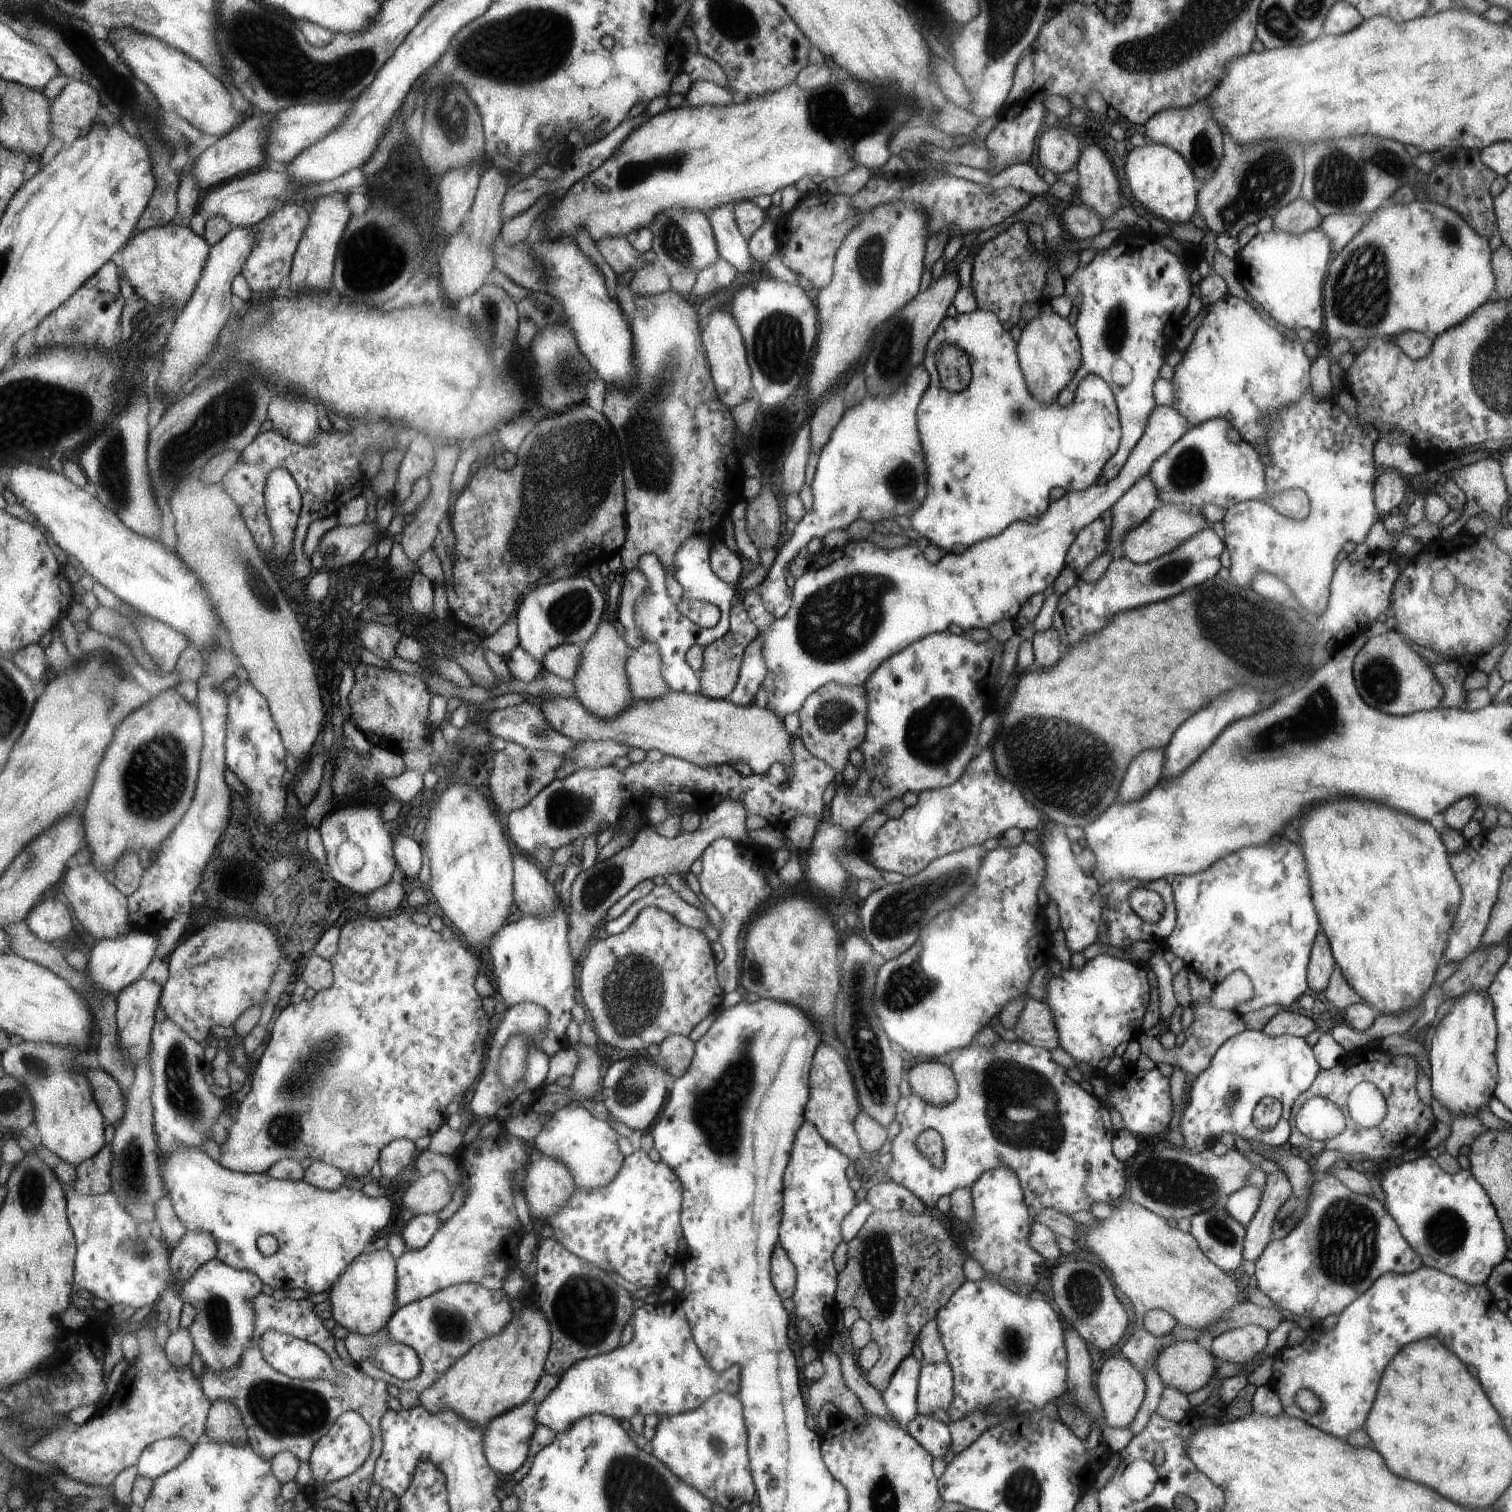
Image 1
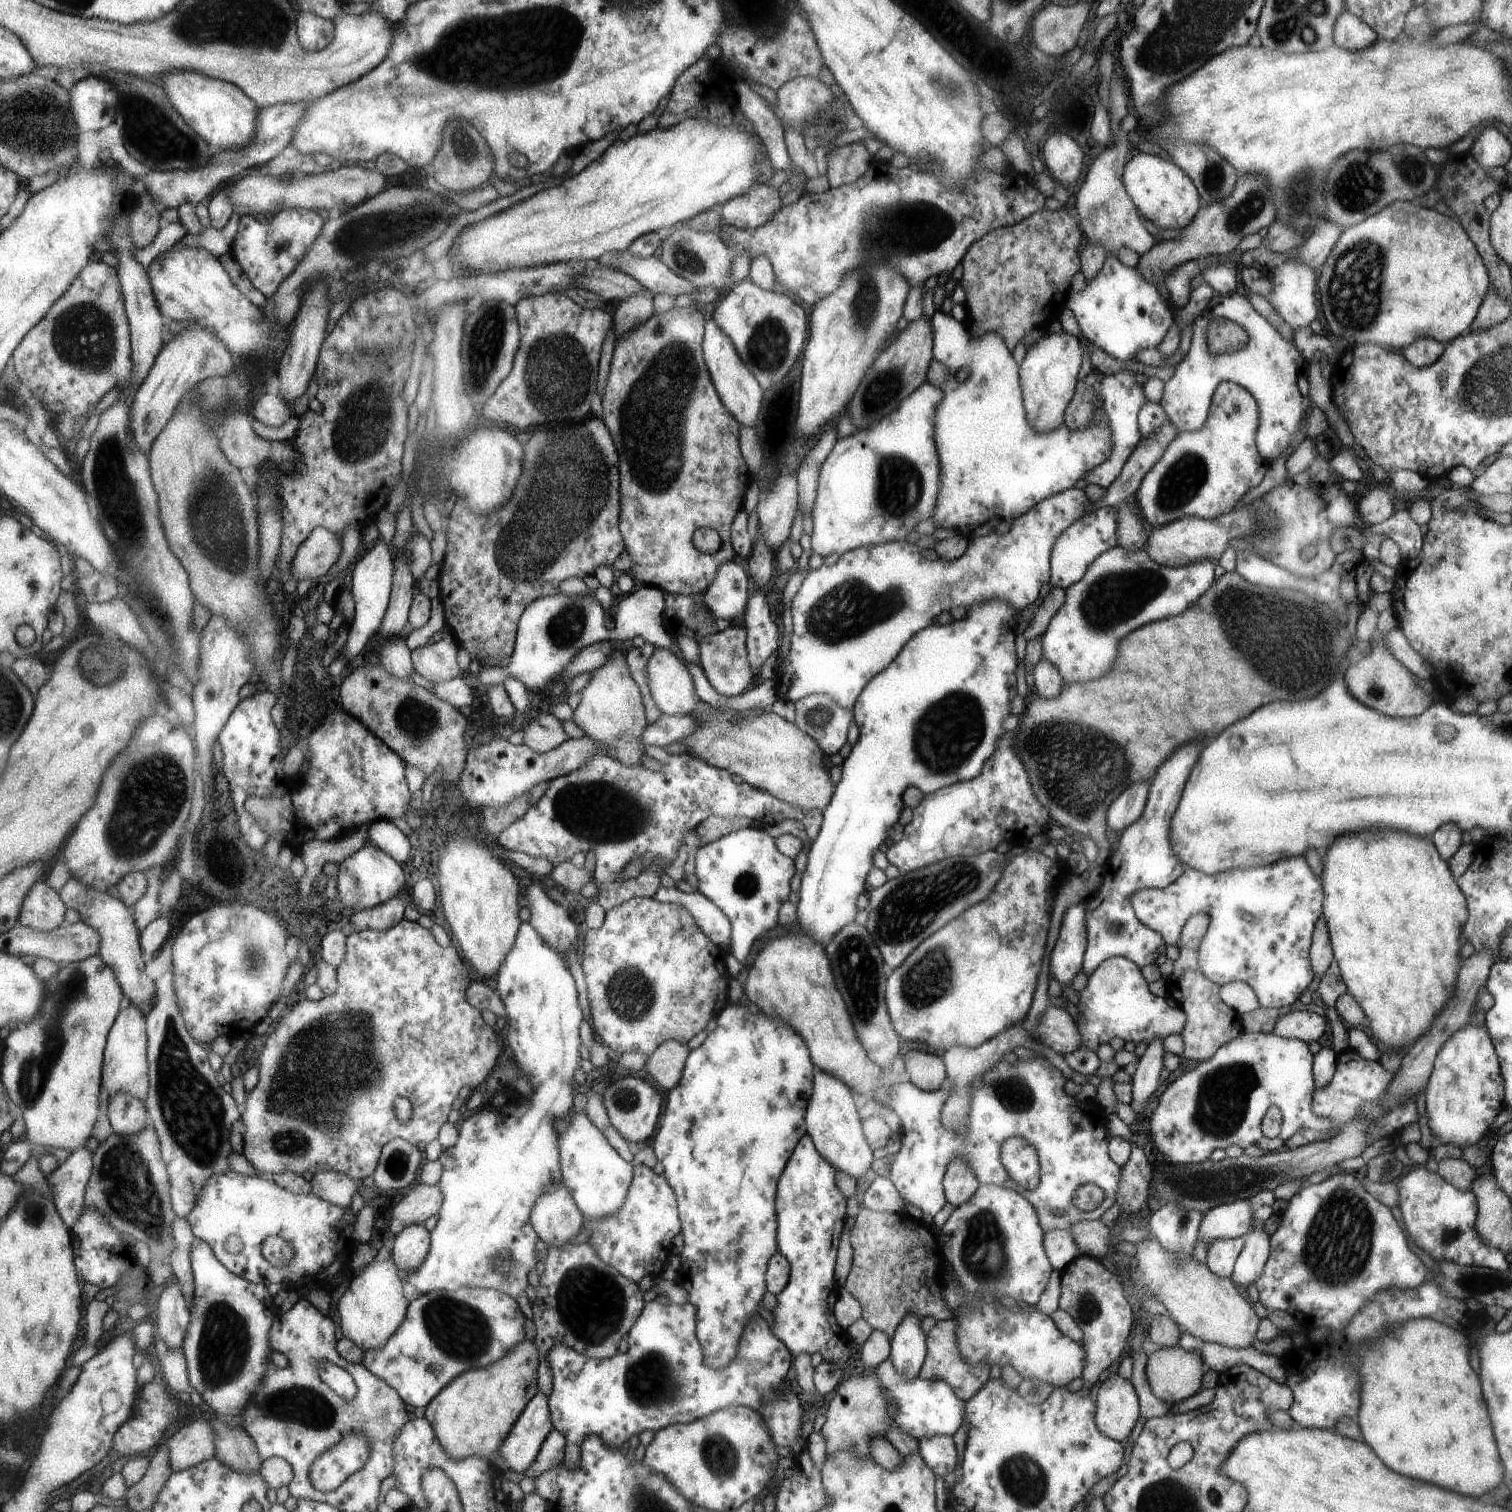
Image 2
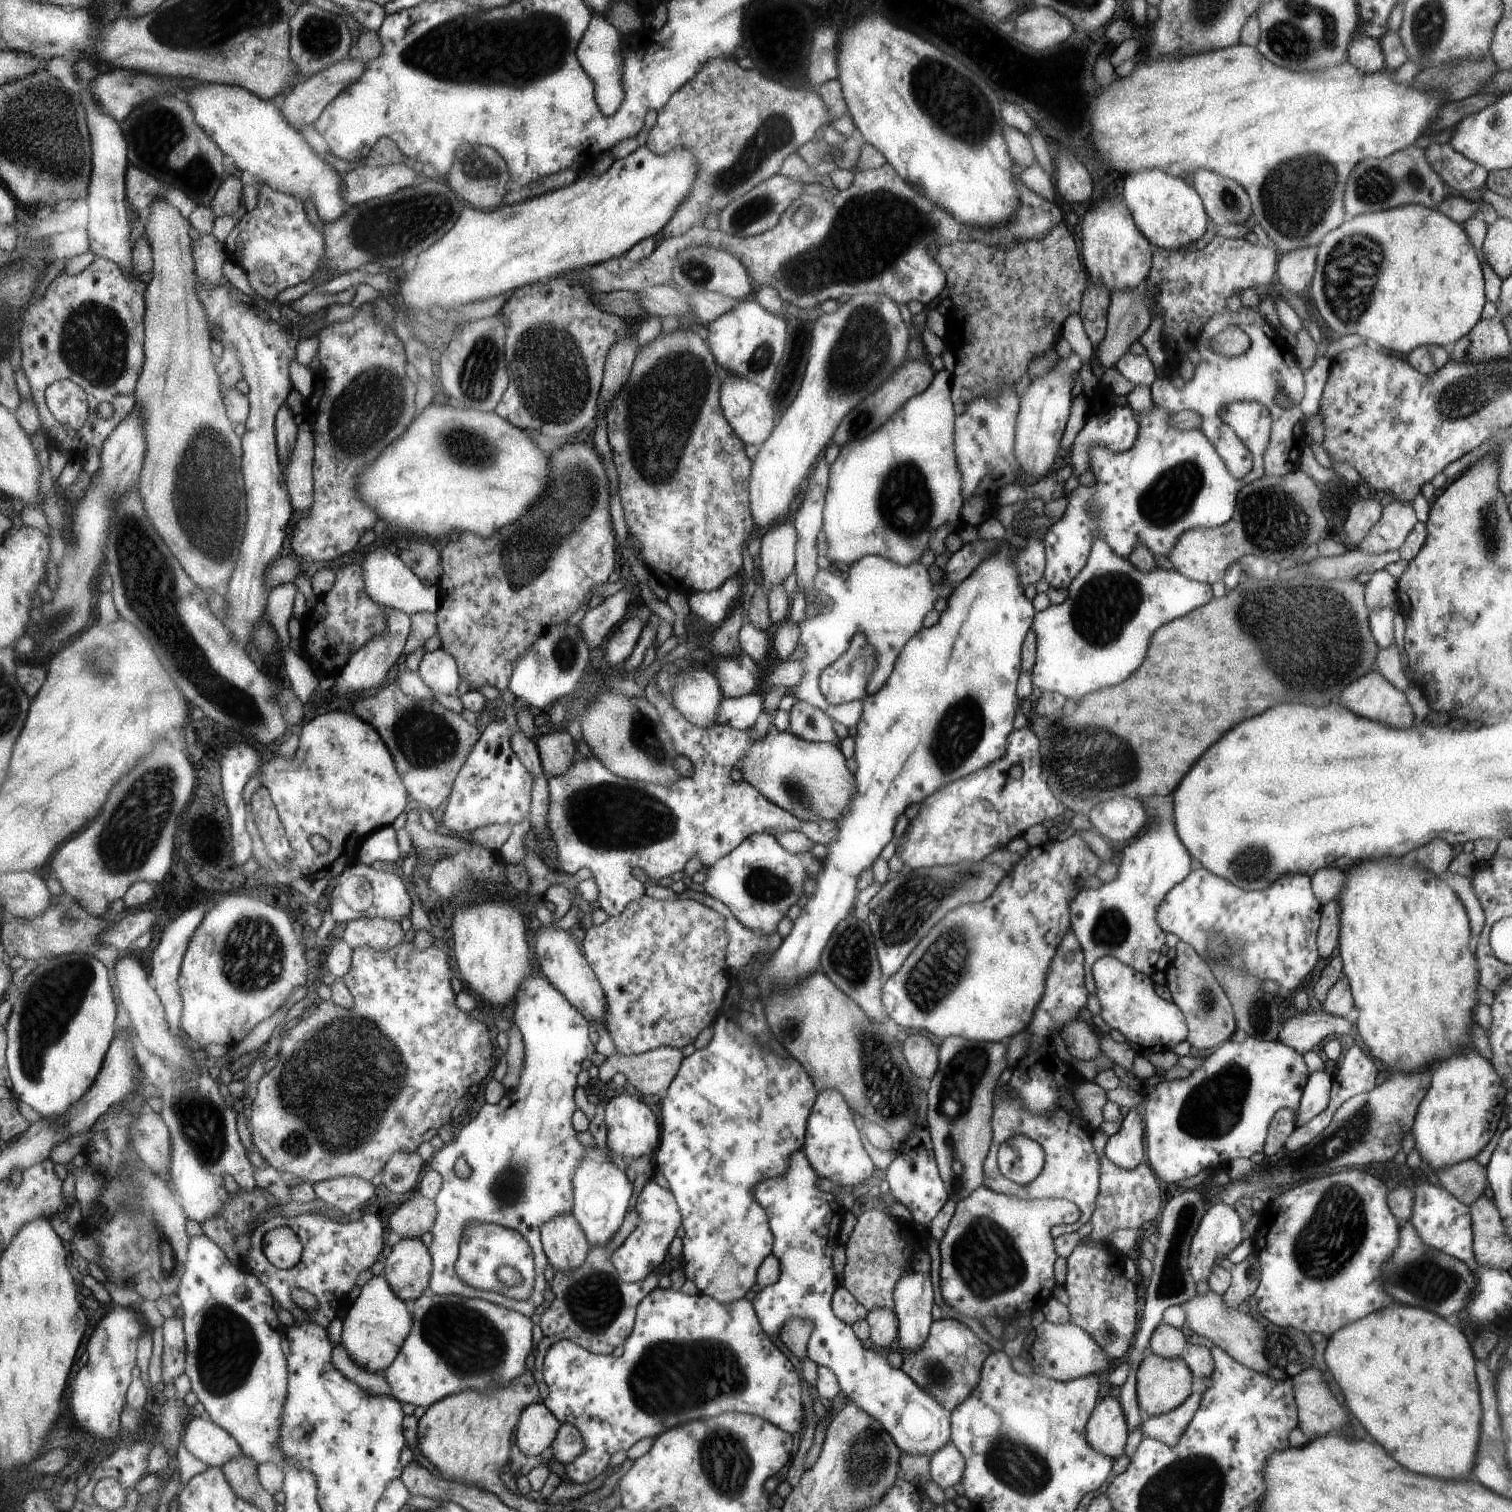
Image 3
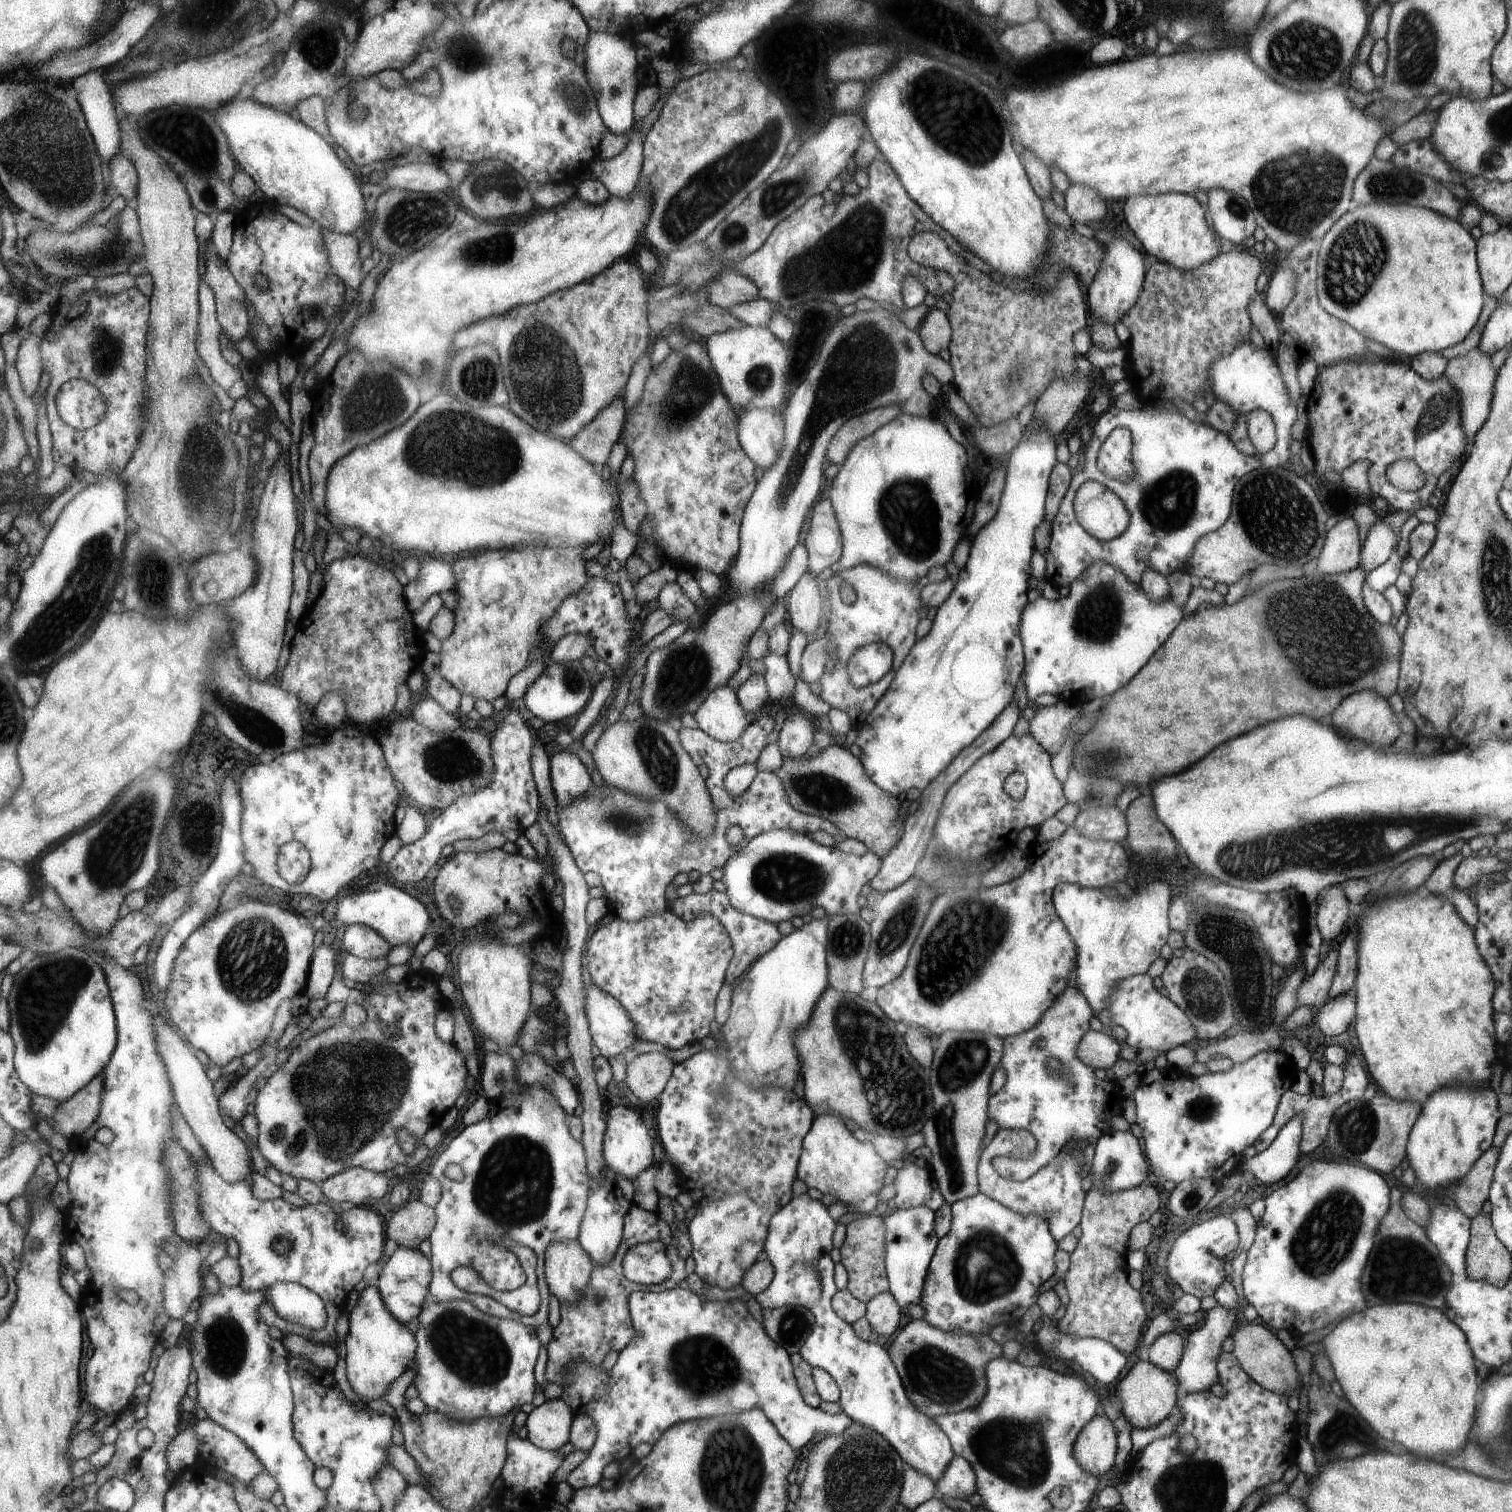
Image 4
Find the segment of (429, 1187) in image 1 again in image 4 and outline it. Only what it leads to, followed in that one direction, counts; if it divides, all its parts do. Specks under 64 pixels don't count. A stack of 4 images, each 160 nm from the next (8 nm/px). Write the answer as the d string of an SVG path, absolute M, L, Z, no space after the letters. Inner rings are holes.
M422 1199L408 1202L387 1223L387 1237L399 1246L420 1249L437 1227L436 1208Z

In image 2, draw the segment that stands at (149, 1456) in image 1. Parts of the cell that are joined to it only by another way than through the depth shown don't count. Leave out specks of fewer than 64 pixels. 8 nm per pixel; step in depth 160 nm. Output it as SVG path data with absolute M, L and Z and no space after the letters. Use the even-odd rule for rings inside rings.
M199 1417L167 1438L162 1445L169 1448L169 1462L174 1472L216 1458L213 1428L207 1420Z

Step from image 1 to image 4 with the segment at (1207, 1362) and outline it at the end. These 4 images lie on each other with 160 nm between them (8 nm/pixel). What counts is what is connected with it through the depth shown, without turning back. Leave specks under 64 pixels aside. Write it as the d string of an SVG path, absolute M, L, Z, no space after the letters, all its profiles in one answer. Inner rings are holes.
M1137 1362L1126 1374L1116 1381L1111 1391L1121 1402L1119 1412L1125 1420L1137 1428L1149 1428L1164 1420L1179 1404L1177 1378L1173 1372L1165 1372L1163 1368L1155 1366L1153 1362Z

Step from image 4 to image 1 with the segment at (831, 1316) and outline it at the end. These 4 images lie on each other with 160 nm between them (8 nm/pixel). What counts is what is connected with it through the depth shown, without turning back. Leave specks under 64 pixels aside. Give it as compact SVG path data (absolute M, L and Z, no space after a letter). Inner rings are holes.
M804 1121L795 1138L787 1168L783 1174L783 1209L779 1226L779 1244L784 1247L788 1258L796 1267L795 1292L791 1296L794 1304L794 1322L796 1341L793 1346L800 1348L815 1346L819 1350L827 1350L828 1338L834 1333L831 1316L837 1314L837 1305L834 1299L836 1291L836 1277L838 1276L832 1256L835 1247L841 1242L840 1226L842 1219L848 1214L855 1202L855 1192L847 1186L845 1168L850 1160L836 1147L831 1146L816 1129L816 1126ZM947 1362L923 1364L920 1368L919 1392L916 1394L916 1414L947 1420L947 1411L954 1392L952 1367Z

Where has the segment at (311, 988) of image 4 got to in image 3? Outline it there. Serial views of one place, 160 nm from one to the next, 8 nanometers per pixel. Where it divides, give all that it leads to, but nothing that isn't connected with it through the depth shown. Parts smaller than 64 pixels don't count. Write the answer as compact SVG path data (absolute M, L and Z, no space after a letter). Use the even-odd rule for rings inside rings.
M357 860L352 866L347 866L337 880L339 884L332 893L331 907L336 922L347 924L351 919L380 917L400 923L411 914L413 898L399 873L393 874L387 870L377 870L371 864L364 864Z

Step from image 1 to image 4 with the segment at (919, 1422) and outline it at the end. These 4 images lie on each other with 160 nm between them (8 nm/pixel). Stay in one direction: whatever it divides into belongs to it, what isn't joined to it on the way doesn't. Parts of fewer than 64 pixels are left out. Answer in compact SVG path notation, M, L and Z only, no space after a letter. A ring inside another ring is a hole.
M954 1455L945 1466L939 1480L935 1480L935 1488L945 1498L966 1500L976 1490L976 1475L972 1465L965 1458Z

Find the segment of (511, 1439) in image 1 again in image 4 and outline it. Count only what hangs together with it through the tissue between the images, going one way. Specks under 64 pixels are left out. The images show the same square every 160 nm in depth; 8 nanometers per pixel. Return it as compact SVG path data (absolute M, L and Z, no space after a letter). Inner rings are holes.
M545 1397L542 1401L537 1401L535 1408L522 1420L527 1438L537 1448L559 1450L570 1442L576 1414L561 1397L551 1400Z

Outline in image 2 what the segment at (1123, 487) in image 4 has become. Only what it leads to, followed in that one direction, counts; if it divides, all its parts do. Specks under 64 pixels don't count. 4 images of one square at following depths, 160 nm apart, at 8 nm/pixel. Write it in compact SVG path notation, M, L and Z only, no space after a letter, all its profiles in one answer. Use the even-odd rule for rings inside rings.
M1221 382L1212 396L1208 417L1205 418L1203 426L1199 430L1177 431L1171 442L1165 446L1163 454L1143 476L1139 488L1134 493L1147 523L1157 528L1183 516L1197 516L1211 520L1217 518L1219 514L1232 511L1234 505L1248 490L1261 483L1267 468L1263 456L1255 448L1257 420L1259 412L1252 395L1235 384ZM1103 506L1077 518L1067 530L1063 530L1053 542L1052 557L1049 558L1049 587L1059 586L1064 590L1067 586L1080 581L1084 577L1085 570L1099 554L1117 545L1116 529L1115 507Z

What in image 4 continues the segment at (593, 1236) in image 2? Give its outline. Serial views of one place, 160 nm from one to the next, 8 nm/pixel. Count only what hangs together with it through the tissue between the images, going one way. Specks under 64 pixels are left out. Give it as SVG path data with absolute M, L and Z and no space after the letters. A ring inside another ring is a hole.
M663 1240L641 1242L631 1246L623 1258L625 1278L641 1285L657 1285L671 1278L672 1260L668 1256L669 1246Z

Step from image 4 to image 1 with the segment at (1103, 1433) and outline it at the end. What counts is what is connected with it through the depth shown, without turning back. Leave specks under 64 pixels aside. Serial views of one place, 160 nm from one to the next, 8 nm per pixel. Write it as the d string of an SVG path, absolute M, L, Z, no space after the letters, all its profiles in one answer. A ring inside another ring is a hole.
M1122 1356L1105 1360L1097 1374L1095 1384L1101 1405L1101 1423L1111 1428L1125 1429L1132 1424L1144 1400L1145 1383L1140 1372Z

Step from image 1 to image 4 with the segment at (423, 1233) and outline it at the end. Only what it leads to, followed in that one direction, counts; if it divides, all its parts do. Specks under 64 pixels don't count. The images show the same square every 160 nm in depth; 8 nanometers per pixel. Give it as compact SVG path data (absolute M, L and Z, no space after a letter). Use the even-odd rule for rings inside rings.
M401 1245L393 1253L379 1275L378 1286L381 1290L381 1296L385 1298L387 1308L397 1316L397 1320L407 1324L409 1320L418 1319L424 1303L428 1299L434 1274L433 1262L430 1256L424 1254L420 1249L407 1248L407 1246Z

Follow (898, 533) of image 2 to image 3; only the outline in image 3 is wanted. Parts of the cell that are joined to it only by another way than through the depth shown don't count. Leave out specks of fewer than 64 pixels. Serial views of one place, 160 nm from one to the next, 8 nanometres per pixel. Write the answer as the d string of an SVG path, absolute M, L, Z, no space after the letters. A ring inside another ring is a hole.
M949 366L943 370L939 370L932 379L932 383L928 389L909 398L909 401L905 402L904 406L901 406L901 409L898 409L880 429L873 430L873 433L866 435L861 440L845 442L845 444L840 446L837 458L833 462L829 462L829 475L827 476L827 489L824 495L821 526L821 532L823 532L825 542L827 542L825 556L829 562L845 562L851 565L851 562L857 561L857 558L862 558L866 555L876 555L882 558L889 558L889 560L893 560L893 562L897 562L901 566L907 566L907 564L919 560L919 556L927 548L929 536L933 534L933 530L937 526L949 524L949 522L953 524L959 520L959 516L961 516L960 509L964 502L963 498L961 498L961 490L959 490L961 488L959 486L959 468L957 468L955 454L953 454L953 414L955 412L952 408L951 391L949 390L949 374Z

